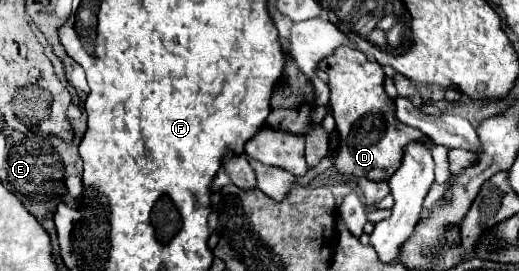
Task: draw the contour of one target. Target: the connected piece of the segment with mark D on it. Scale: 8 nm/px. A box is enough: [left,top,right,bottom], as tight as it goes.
[319,48,429,182]

